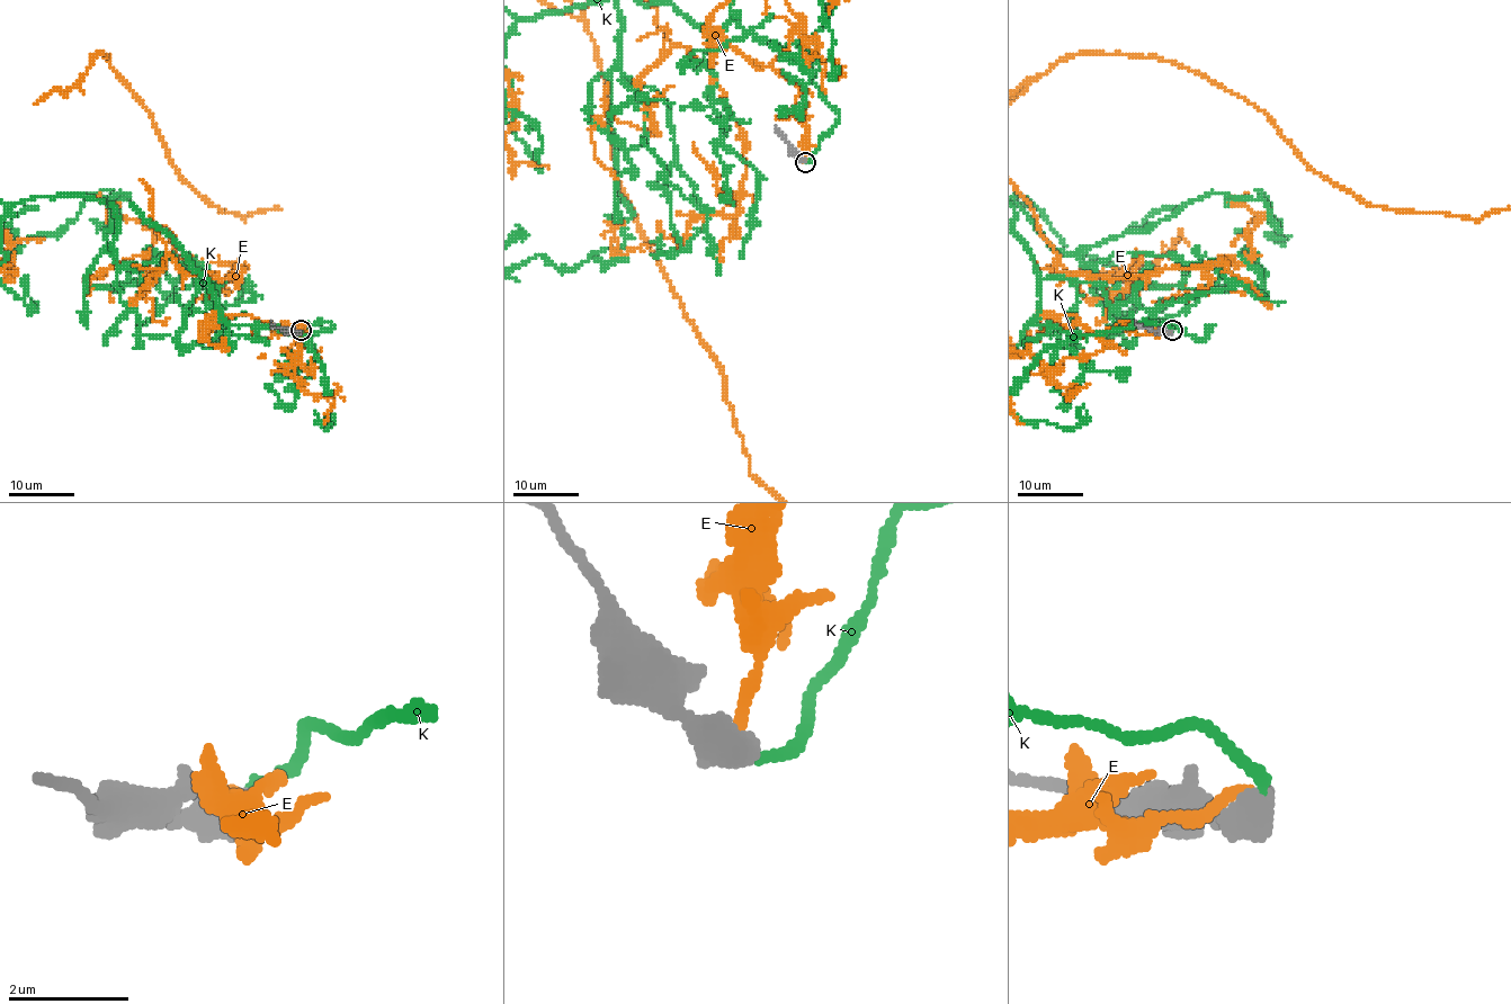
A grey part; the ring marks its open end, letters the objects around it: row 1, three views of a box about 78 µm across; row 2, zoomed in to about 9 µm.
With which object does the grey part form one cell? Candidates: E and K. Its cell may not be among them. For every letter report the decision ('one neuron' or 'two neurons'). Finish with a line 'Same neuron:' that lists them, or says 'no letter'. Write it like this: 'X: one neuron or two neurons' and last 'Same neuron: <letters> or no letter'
E: two neurons
K: one neuron
Same neuron: K

